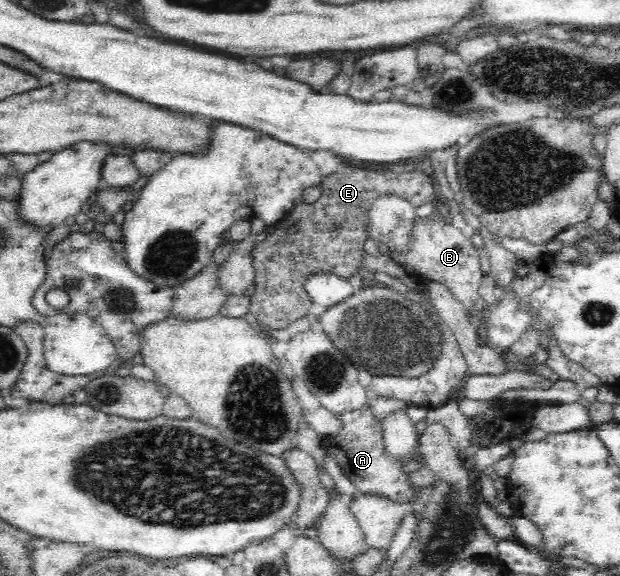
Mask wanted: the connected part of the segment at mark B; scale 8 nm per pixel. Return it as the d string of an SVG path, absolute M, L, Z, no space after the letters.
M439 215L416 219L412 234L413 243L409 251L403 255L390 253L390 258L406 272L417 272L427 280L445 284L453 297L470 313L480 296L478 287L483 277L478 261L479 251L448 218Z

